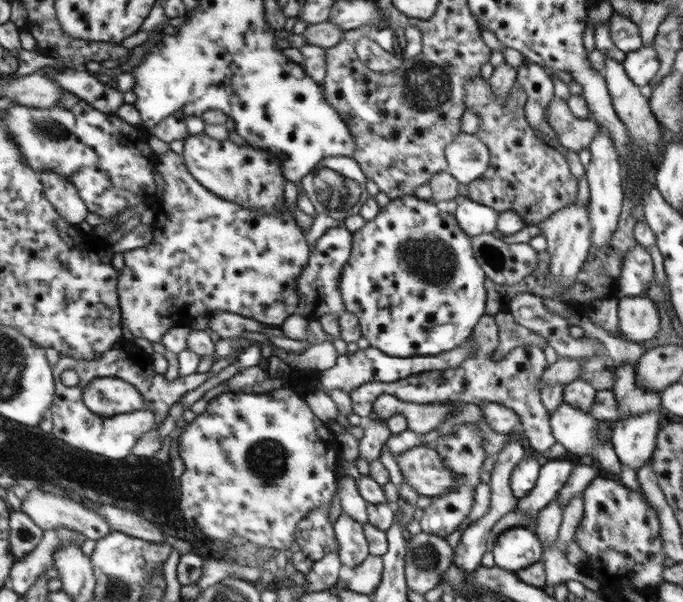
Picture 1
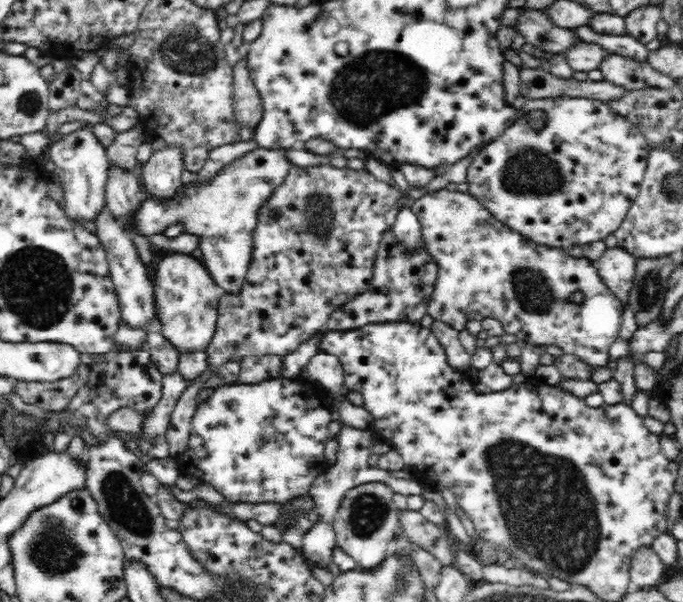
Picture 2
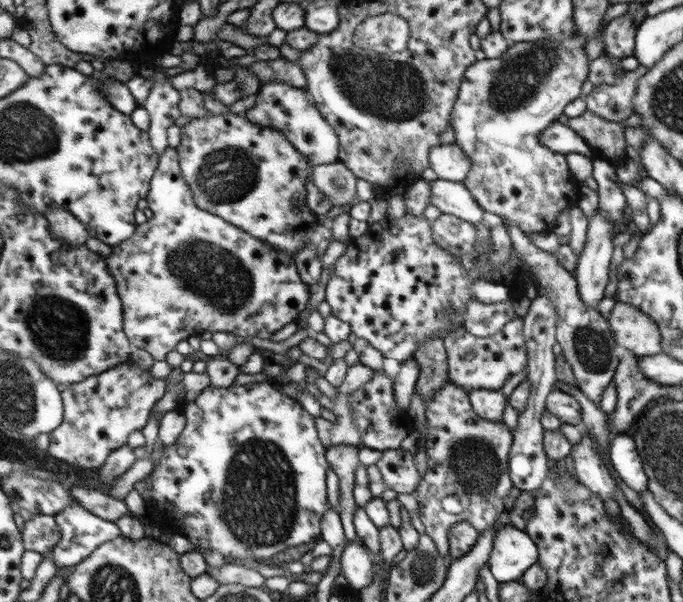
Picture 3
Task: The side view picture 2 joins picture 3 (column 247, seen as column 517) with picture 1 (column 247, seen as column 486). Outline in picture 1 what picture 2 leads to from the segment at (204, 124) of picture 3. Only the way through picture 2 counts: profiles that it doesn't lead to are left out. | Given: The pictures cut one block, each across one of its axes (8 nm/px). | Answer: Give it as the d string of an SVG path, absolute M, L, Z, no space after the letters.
M206 133L189 135L185 139L183 159L188 172L204 188L239 204L242 208L261 210L261 212L280 212L285 210L285 182L287 182L279 158L264 149L252 148L250 145L236 144L229 139L216 140Z

